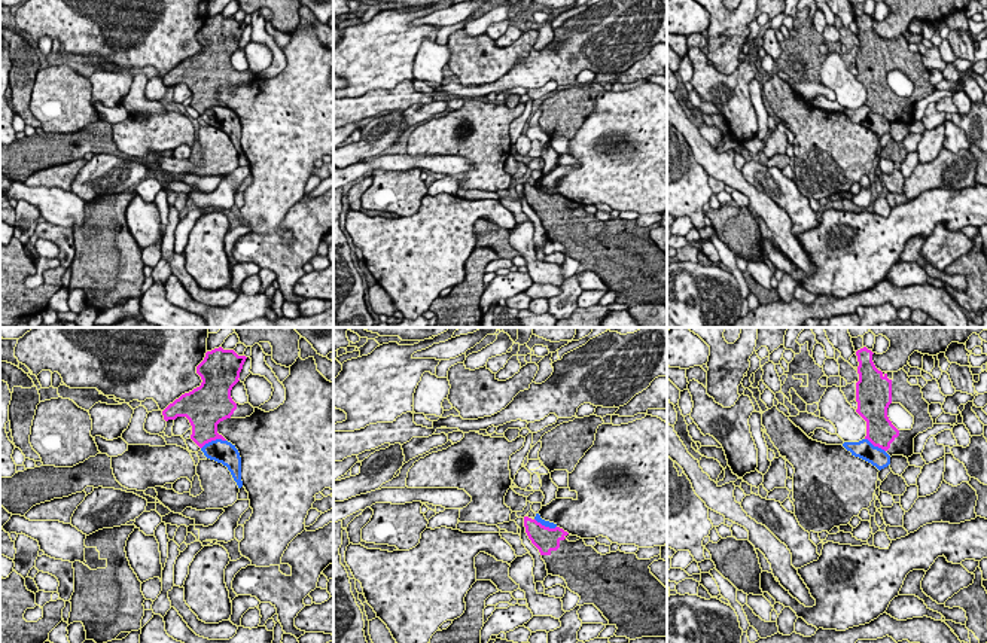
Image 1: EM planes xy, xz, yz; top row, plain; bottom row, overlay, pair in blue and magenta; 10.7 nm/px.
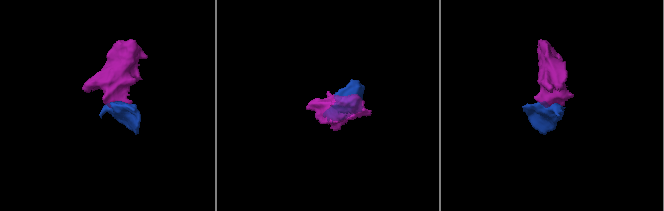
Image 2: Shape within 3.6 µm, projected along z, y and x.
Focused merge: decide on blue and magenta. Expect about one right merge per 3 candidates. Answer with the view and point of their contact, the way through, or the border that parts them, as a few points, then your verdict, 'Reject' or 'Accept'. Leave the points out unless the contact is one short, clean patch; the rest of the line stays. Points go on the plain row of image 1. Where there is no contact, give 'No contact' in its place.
Touches blue at xy (213, 107). Boundary: xy (225, 106), (212, 106), (201, 115). Reject

